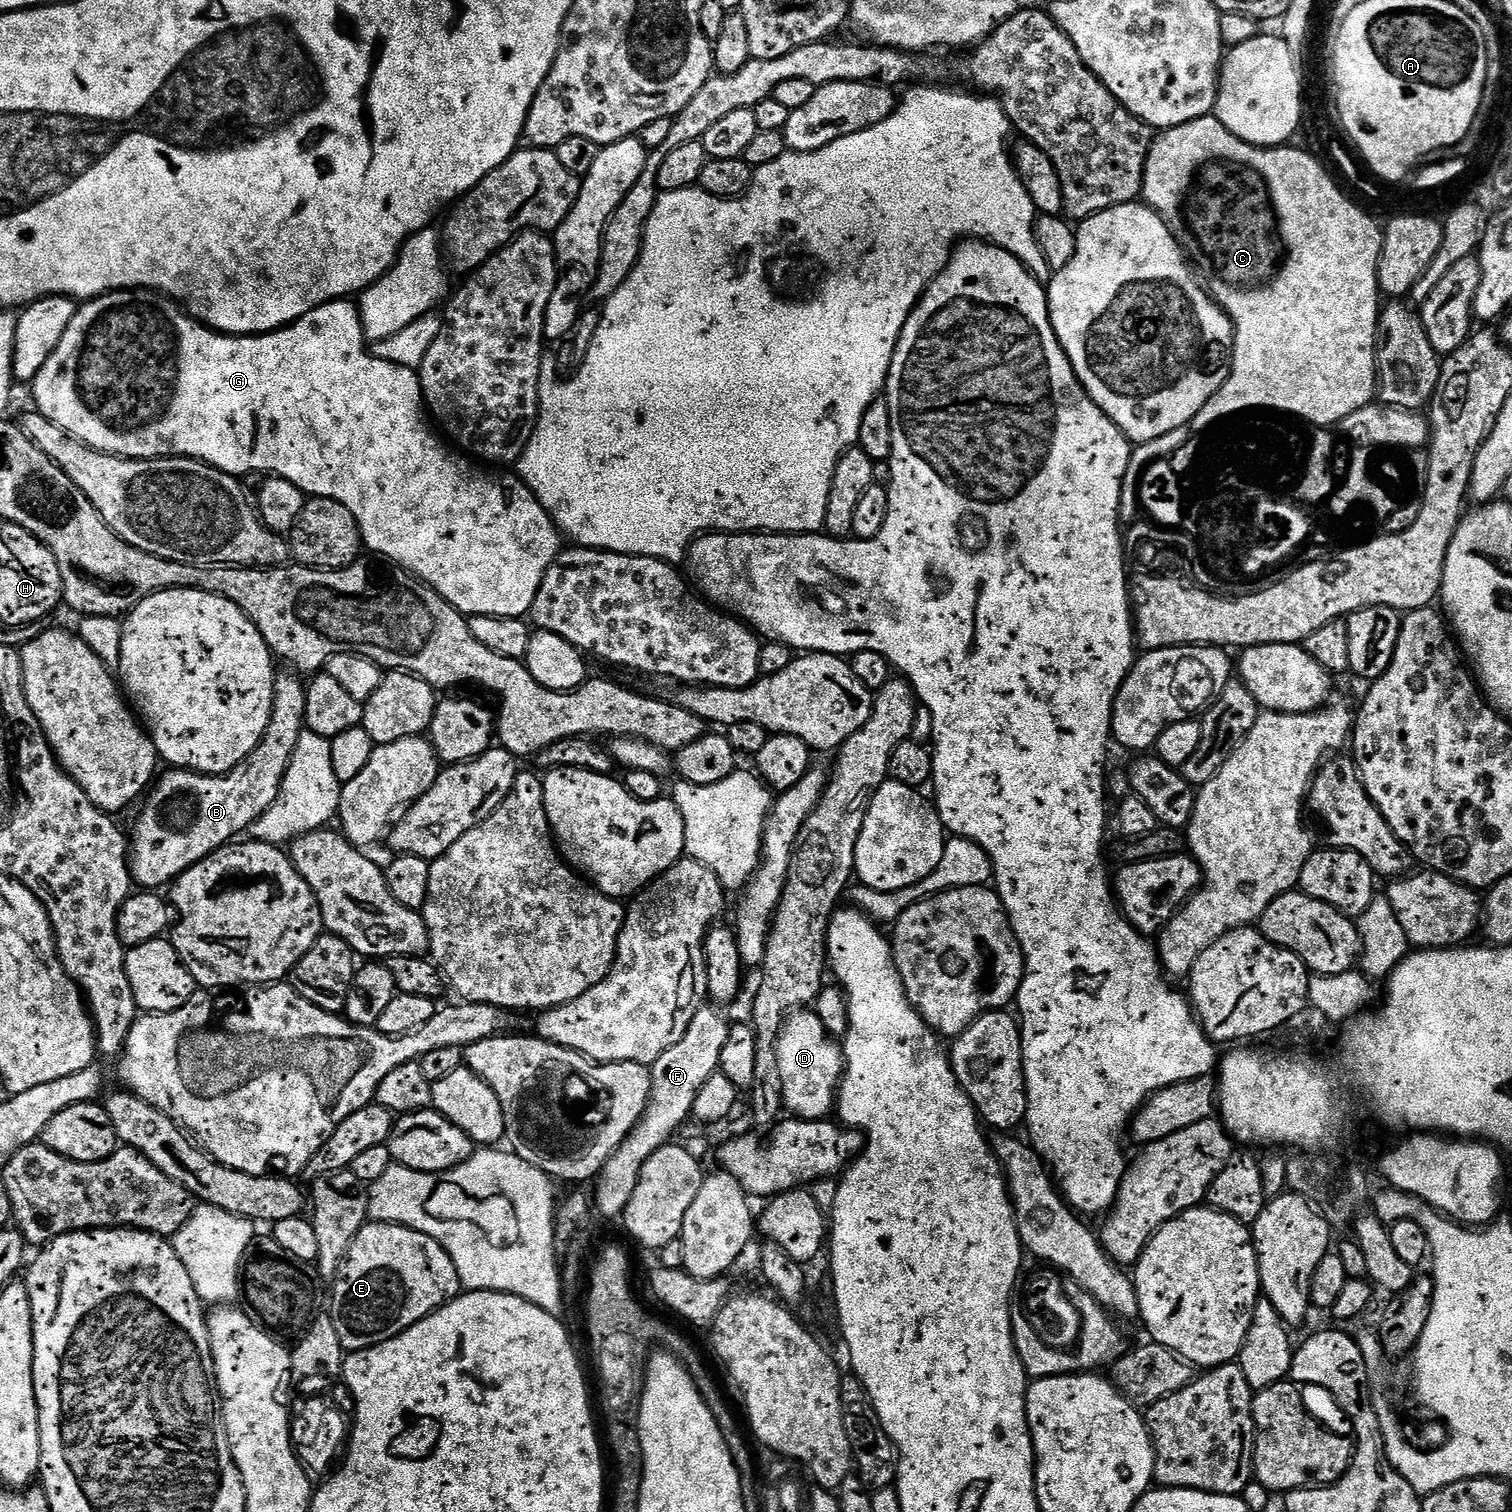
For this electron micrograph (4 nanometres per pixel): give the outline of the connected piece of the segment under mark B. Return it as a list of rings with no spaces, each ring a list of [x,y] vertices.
[[[281,671],[274,686],[270,726],[266,726],[262,742],[241,764],[226,776],[168,770],[155,781],[143,801],[144,813],[137,818],[132,836],[130,832],[132,878],[141,889],[160,890],[163,884],[164,887],[171,885],[187,868],[235,841],[239,832],[247,833],[252,823],[274,806],[274,798],[278,798],[282,778],[292,761],[294,746],[298,746],[298,738],[306,731],[305,714],[305,681],[291,671]]]

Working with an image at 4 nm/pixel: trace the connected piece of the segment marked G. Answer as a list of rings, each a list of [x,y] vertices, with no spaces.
[[[121,288],[118,292],[107,292],[105,296],[83,301],[77,307],[74,322],[70,322],[66,334],[62,334],[58,350],[54,350],[54,354],[50,354],[50,359],[46,361],[46,366],[38,370],[30,388],[33,398],[36,399],[35,411],[50,418],[54,426],[62,426],[66,434],[78,438],[86,446],[99,452],[111,456],[125,456],[131,460],[163,460],[165,456],[188,456],[191,460],[201,460],[237,478],[245,478],[244,476],[251,472],[280,476],[294,482],[294,486],[298,486],[305,497],[321,496],[342,502],[342,506],[346,506],[346,510],[354,514],[360,527],[363,547],[372,551],[369,553],[396,564],[399,568],[405,568],[417,580],[436,591],[445,602],[463,612],[465,617],[527,617],[531,613],[538,586],[542,586],[544,572],[562,551],[560,529],[548,516],[548,511],[536,501],[536,495],[524,485],[519,475],[512,473],[511,476],[508,473],[511,471],[489,470],[484,466],[472,468],[471,459],[460,460],[459,451],[451,452],[432,433],[433,425],[426,415],[417,369],[403,368],[372,355],[364,339],[364,323],[360,321],[360,309],[348,298],[331,300],[329,304],[318,306],[302,319],[294,321],[286,328],[278,328],[275,332],[265,332],[259,336],[225,336],[223,332],[216,332],[201,324],[191,312],[163,292],[154,292],[150,288]]]

